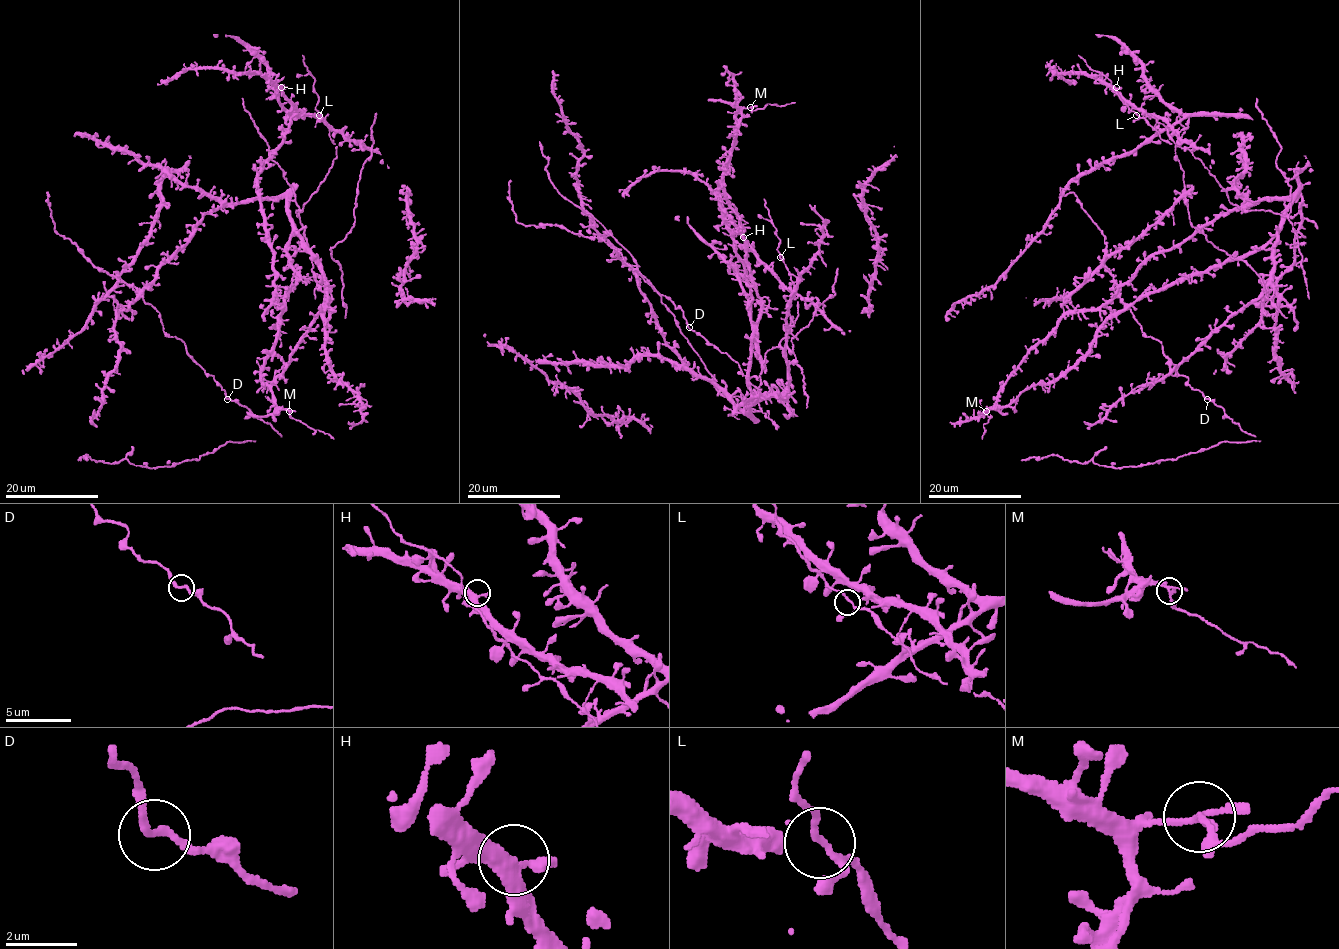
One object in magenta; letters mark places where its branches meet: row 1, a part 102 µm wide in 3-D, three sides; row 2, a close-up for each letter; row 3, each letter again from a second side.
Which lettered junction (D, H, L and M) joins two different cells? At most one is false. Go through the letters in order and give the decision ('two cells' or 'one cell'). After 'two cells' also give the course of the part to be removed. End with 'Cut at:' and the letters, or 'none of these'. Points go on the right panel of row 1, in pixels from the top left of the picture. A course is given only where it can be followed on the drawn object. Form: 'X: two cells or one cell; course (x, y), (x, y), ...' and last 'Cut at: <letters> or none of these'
D: one cell
H: one cell
L: one cell
M: two cells; course (986, 412), (990, 418), (983, 426), (985, 432), (982, 439)
Cut at: M

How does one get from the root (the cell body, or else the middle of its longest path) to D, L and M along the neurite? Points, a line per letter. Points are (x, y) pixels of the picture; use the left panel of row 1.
D: (226, 206), (202, 216), (141, 297), (159, 313), (163, 330), (185, 344), (227, 399)
L: (226, 206), (286, 198), (299, 208), (297, 216), (344, 140), (308, 114), (319, 115)
M: (226, 206), (286, 200), (287, 255), (299, 278), (286, 293), (262, 380), (288, 412)

